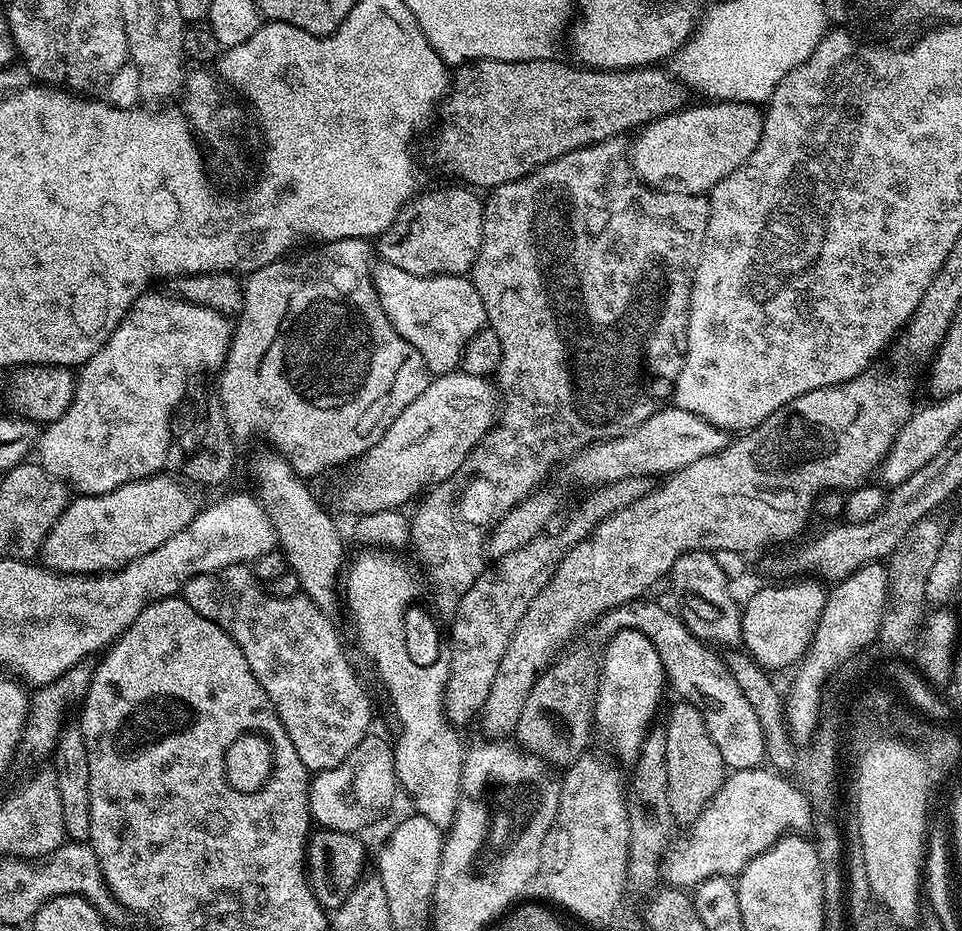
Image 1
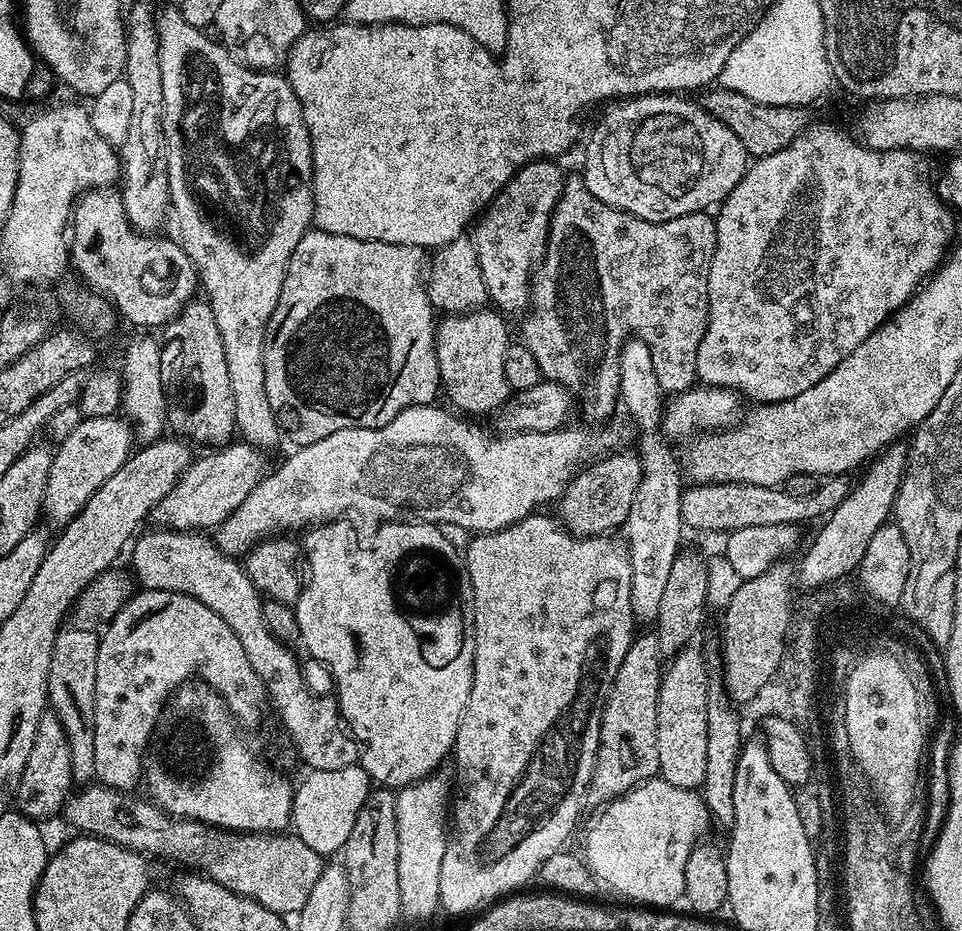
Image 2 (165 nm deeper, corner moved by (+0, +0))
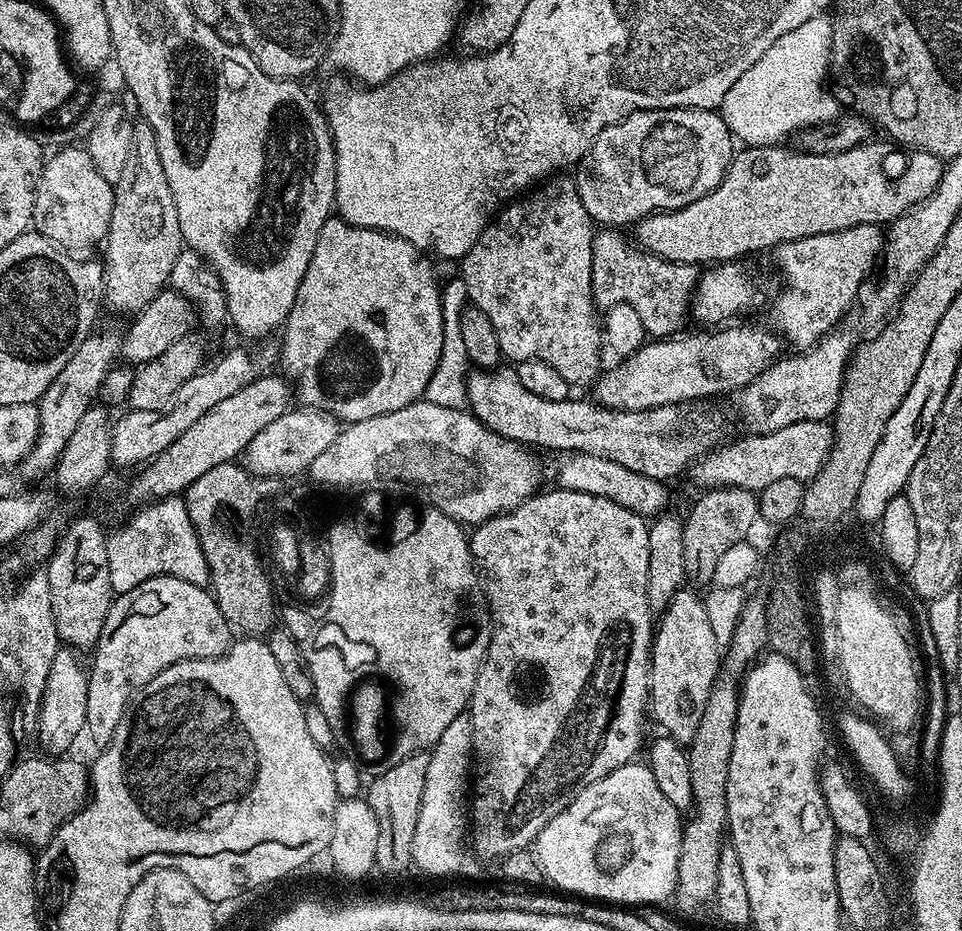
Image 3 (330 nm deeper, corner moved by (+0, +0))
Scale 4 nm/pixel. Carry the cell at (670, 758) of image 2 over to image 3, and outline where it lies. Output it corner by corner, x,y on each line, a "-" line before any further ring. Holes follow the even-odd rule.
689,590
670,598
666,610
659,613
652,638
650,661
650,716
660,723
659,731
672,736
677,744
687,745
698,730
706,698
710,698
720,674
722,649
714,642
710,618
706,618
703,599

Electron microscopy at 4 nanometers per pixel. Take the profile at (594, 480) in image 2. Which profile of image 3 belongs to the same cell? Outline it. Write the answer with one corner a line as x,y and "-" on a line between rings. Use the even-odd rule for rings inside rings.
822,420
794,422
794,426
782,426
782,430
744,434
741,440
728,443
692,461
693,482
700,490
741,488
759,494
770,482
778,482
778,478
798,478
805,482
814,479
832,449
832,425

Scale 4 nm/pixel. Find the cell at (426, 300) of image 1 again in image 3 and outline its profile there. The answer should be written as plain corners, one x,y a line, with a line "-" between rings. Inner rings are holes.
500,366
495,370
472,370
465,382
467,407
473,416
492,432
497,432
502,438
513,440
533,449
549,448
552,454
567,454
570,452
585,452
594,454
598,458
606,458
626,466
626,470
634,470
634,474
642,474
646,478
654,478
665,482
672,479
680,471
687,469
692,461
711,452
725,439
724,416
722,413
712,412
711,403
696,402
691,406
682,404
667,404
650,410
637,412
619,412
613,408
603,408
600,404
588,400
551,400
538,398
538,394
530,394
522,382
518,382
515,367

